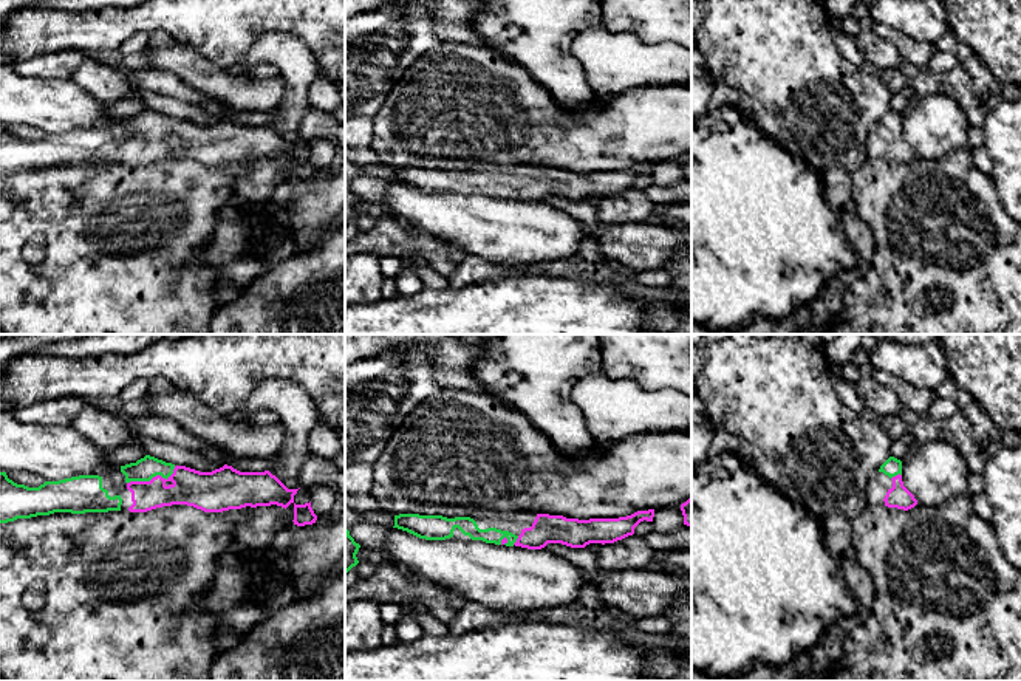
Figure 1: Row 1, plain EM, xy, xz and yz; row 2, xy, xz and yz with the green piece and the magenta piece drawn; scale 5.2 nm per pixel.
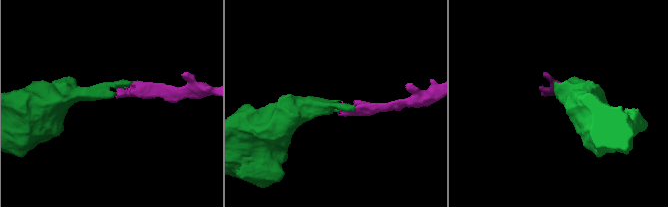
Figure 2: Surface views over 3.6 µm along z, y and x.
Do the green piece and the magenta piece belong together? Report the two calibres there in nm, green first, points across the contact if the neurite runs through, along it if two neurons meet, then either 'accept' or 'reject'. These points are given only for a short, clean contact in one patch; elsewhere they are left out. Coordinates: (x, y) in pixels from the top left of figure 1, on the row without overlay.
120/190 nm | across xy (144, 123), (152, 130), (181, 130), (192, 141) | accept

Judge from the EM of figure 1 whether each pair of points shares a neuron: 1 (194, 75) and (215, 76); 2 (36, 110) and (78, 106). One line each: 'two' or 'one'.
1: one
2: one

